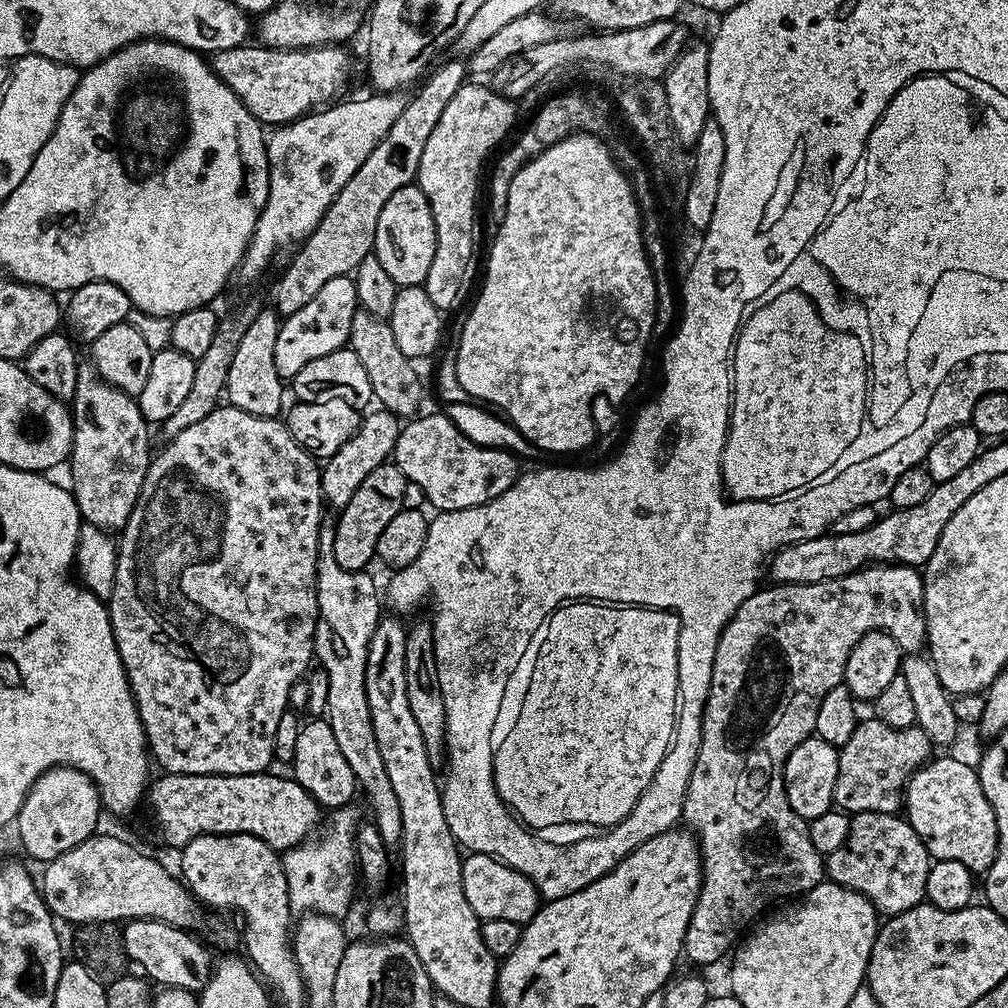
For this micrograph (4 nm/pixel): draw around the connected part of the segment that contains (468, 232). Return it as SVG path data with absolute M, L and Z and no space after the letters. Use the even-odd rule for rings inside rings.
M464 83L458 94L446 102L438 126L426 138L426 150L422 150L422 162L416 171L415 183L426 194L426 202L430 202L436 231L434 262L430 262L430 274L426 274L422 287L430 294L430 302L441 310L458 307L473 291L472 279L478 276L472 269L472 259L476 256L476 191L480 188L480 167L492 151L497 151L496 143L516 120L516 108L512 105L515 103L509 97L499 96L487 83L476 83L480 84Z

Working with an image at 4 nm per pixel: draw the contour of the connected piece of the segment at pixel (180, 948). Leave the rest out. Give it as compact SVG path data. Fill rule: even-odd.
M129 920L123 925L122 935L124 937L124 953L128 956L133 965L136 964L141 973L149 981L165 988L181 988L187 992L199 994L208 984L210 975L210 960L208 964L208 952L199 944L193 933L185 932L183 928L175 928L161 920Z

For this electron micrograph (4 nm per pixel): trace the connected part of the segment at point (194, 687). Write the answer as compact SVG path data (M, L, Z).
M225 403L217 406L206 418L194 422L194 426L186 426L182 434L171 437L161 452L153 455L146 478L142 482L142 490L138 494L138 502L126 522L126 526L119 533L118 547L116 549L116 573L114 574L114 590L107 597L108 617L114 630L114 638L118 646L118 654L124 663L124 669L128 675L128 684L132 688L132 697L136 699L136 709L140 715L140 721L144 727L144 736L148 739L148 751L151 759L161 764L165 773L174 774L254 774L263 772L273 763L272 747L274 746L274 734L278 727L279 718L285 709L289 707L288 695L291 687L298 683L309 671L308 663L313 663L314 649L316 647L316 619L318 618L318 594L316 593L316 555L318 554L318 532L322 519L322 497L320 495L320 470L321 465L317 457L311 456L303 446L290 434L287 423L283 419L271 416L255 416L246 414L246 410L238 410L233 404Z

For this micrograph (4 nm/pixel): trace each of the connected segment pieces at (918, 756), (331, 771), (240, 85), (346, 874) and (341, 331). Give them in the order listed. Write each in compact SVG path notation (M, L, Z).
M875 718L869 720L861 719L856 725L854 734L850 734L850 742L846 742L844 747L839 749L840 761L838 762L838 782L834 786L834 804L841 812L855 814L858 812L891 812L893 814L899 813L902 808L902 793L907 785L908 779L921 768L923 764L928 763L930 757L933 755L934 745L930 738L926 738L926 734L920 728L915 726L910 728L895 728L894 726L886 726L886 722Z
M312 718L312 721L305 723L301 727L295 743L294 758L290 765L291 775L306 790L306 794L310 794L321 809L336 808L332 810L344 810L352 799L357 799L358 789L356 787L356 779L354 778L354 770L350 770L349 764L346 763L346 757L343 756L342 750L338 746L338 742L334 739L334 730L330 730L327 719Z
M245 42L230 50L211 53L210 63L216 76L238 94L246 110L261 125L279 126L307 116L341 95L339 92L348 80L348 56L344 50L340 46L265 48L256 42Z
M336 814L332 829L313 852L288 850L283 853L284 873L288 883L288 897L293 913L321 912L323 916L344 918L352 904L352 876L354 880L354 823L348 814Z
M351 275L330 278L298 314L283 317L278 330L278 342L274 342L274 366L278 366L278 374L282 378L291 378L306 366L306 362L314 362L314 358L322 358L322 354L330 354L334 350L345 347L350 334L350 322L358 310L356 302L356 281Z

